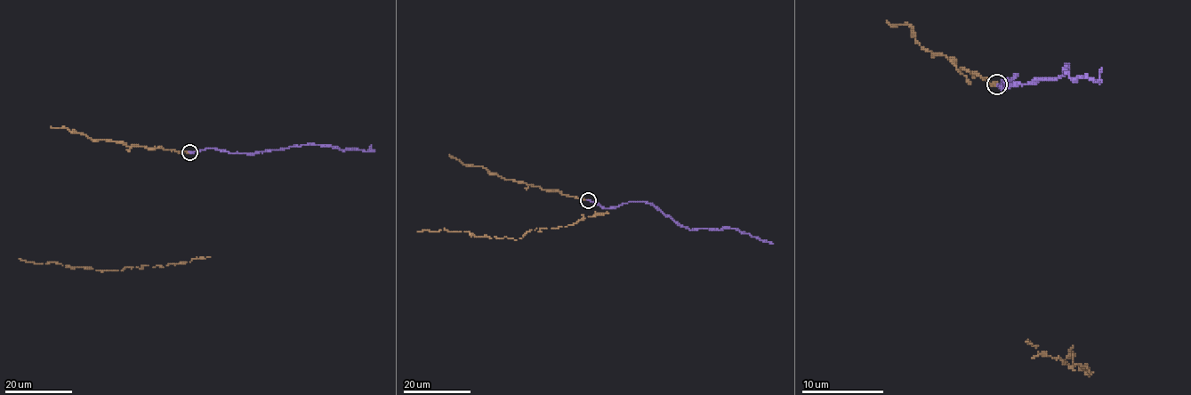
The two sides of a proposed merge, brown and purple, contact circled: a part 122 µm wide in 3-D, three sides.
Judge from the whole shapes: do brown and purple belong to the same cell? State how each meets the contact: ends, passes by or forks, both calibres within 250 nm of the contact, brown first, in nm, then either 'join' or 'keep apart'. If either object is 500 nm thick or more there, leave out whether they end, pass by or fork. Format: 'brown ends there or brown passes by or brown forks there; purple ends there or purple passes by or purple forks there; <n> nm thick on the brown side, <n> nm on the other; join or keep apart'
brown ends there; purple ends there; 240 nm thick on the brown side, 240 nm on the other; join

